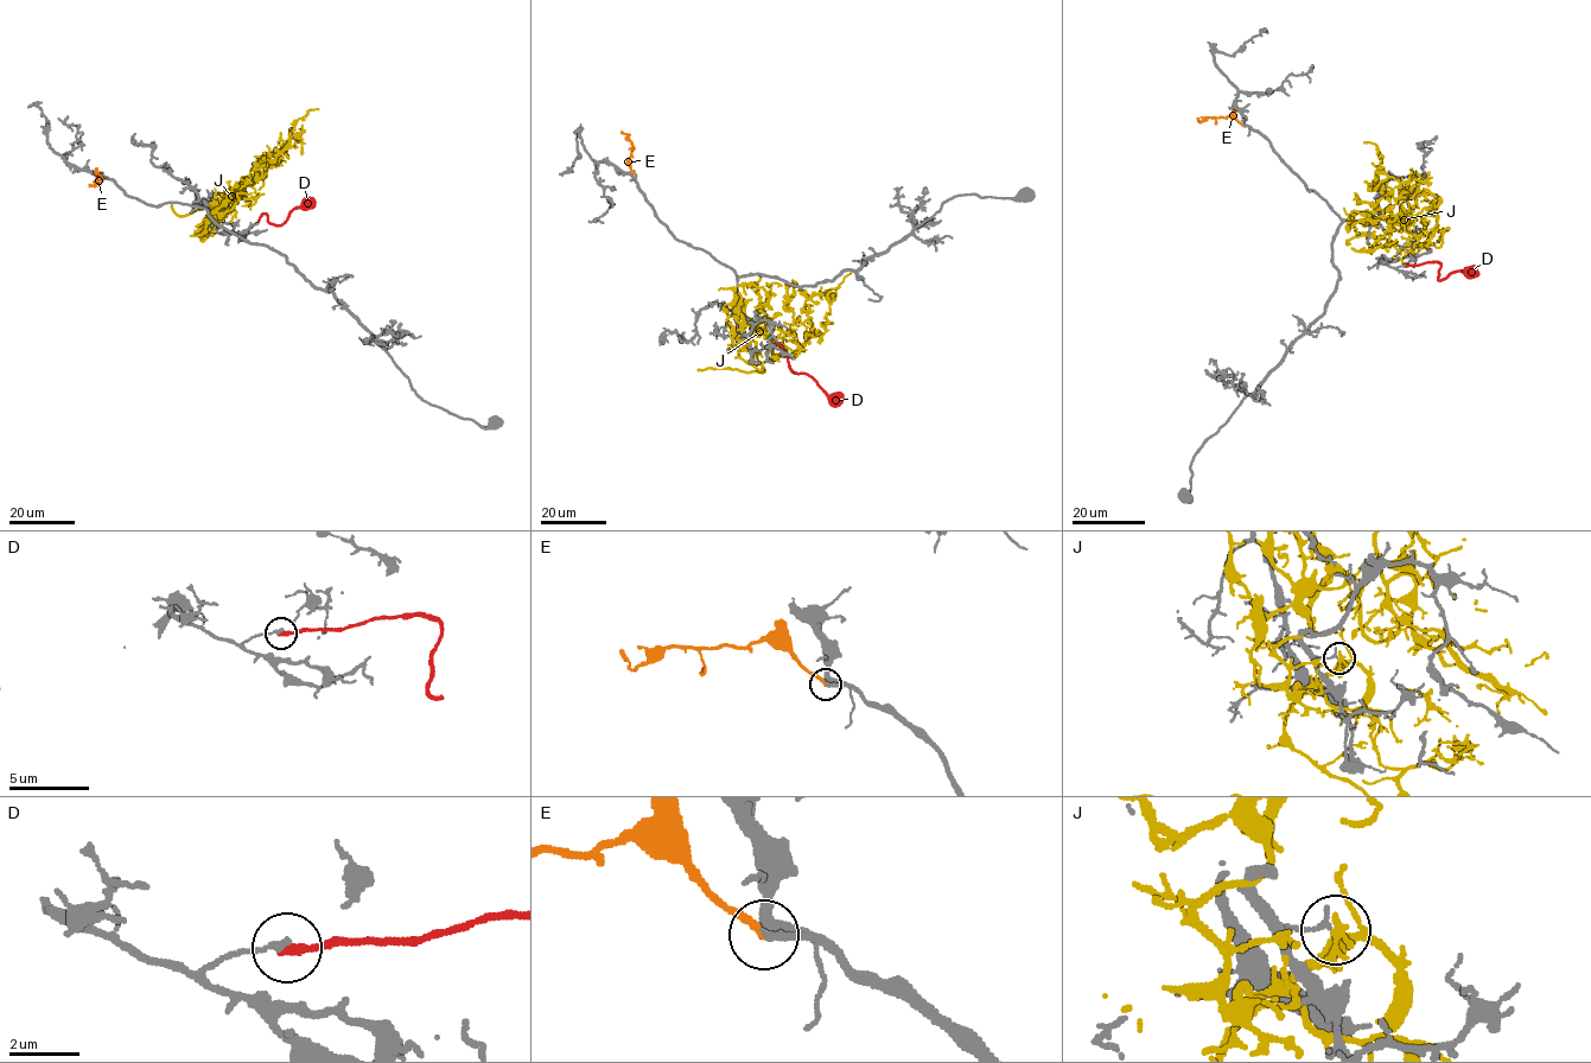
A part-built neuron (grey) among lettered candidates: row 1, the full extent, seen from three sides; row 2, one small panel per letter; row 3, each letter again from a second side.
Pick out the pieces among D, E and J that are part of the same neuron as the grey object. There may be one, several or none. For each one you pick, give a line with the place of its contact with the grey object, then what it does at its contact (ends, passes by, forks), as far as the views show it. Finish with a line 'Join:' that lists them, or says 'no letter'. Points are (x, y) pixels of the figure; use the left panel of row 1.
E: (102, 177) | it ends
Join: E

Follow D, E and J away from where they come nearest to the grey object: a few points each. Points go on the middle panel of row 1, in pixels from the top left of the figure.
D: (777, 342), (794, 373), (808, 374), (841, 402)
E: (634, 173), (629, 164), (632, 145), (621, 131)
J: (750, 339), (739, 356), (758, 369), (780, 355), (794, 356), (804, 341), (806, 301), (839, 286), (851, 274)

